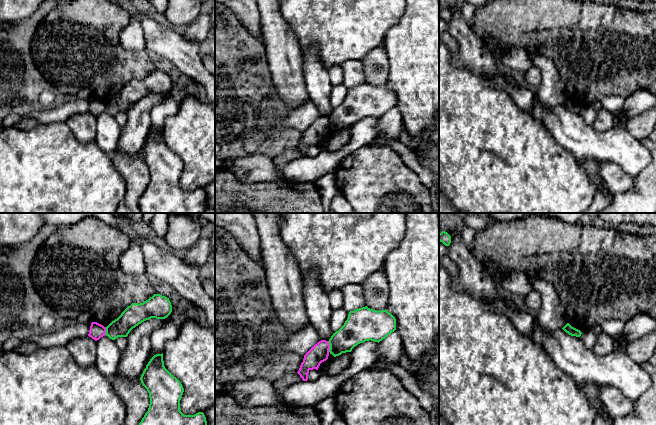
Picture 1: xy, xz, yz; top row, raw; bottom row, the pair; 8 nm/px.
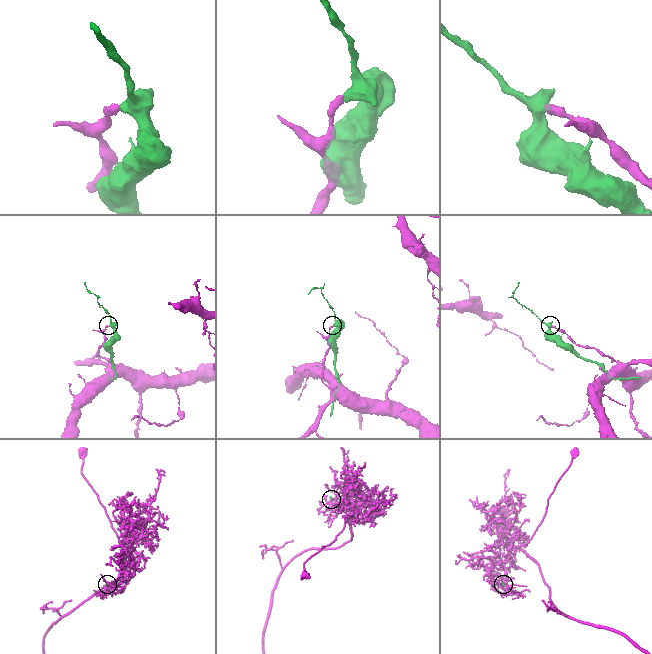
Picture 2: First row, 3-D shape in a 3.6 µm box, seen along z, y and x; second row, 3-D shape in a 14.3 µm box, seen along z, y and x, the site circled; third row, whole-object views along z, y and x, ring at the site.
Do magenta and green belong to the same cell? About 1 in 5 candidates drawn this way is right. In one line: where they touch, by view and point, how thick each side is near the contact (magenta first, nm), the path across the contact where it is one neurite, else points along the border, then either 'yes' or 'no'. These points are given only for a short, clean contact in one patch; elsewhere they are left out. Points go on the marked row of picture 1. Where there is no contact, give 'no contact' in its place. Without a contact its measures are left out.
xz (329, 346) | 150/220 nm | along xz (327, 341), (329, 351) | no

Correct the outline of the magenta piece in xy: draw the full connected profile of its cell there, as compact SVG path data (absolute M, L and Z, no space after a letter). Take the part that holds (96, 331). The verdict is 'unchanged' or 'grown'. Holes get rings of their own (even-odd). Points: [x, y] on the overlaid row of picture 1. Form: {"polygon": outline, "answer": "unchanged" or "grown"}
{"polygon": "M92 322L88 336L97 341L101 337L105 336L105 333L106 333L106 328L103 325L97 322Z", "answer": "unchanged"}

